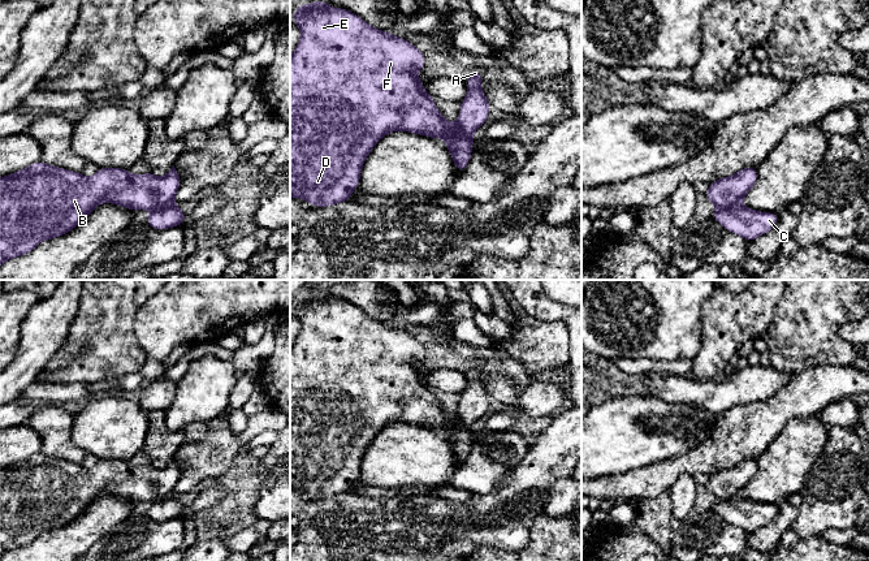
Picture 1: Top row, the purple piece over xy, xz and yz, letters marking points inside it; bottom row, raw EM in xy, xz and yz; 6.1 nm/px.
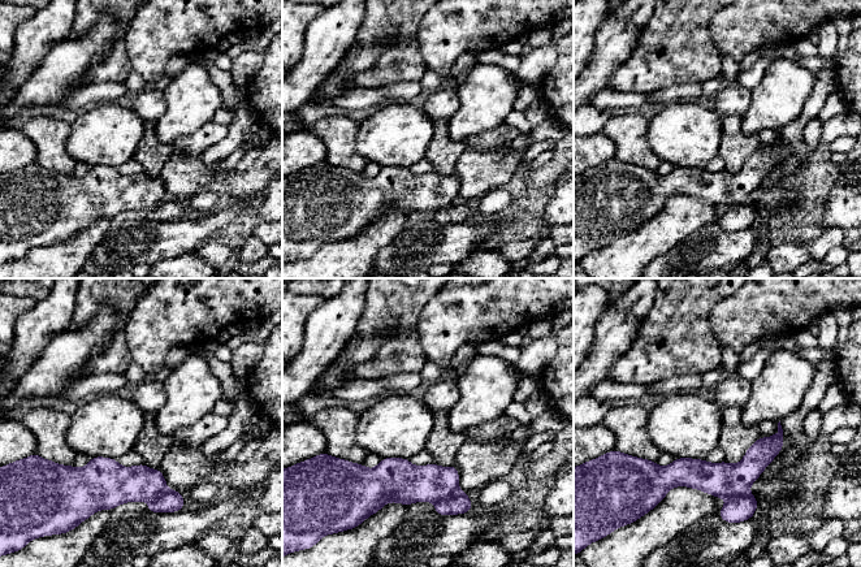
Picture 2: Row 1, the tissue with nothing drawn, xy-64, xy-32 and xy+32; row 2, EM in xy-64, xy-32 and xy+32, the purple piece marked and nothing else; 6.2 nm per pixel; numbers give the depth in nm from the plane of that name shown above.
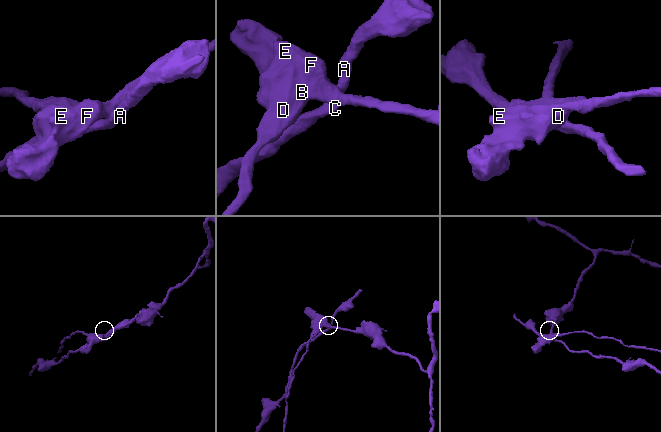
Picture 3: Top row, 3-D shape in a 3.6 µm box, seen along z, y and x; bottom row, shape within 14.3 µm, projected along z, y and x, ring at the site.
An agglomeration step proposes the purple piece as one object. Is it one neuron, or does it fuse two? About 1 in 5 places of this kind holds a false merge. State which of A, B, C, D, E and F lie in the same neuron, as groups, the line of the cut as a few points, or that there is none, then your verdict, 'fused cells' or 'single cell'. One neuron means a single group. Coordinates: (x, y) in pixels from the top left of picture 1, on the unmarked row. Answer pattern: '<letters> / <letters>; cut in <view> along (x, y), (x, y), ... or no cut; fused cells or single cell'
A C / B D E F; cut in yz along (740, 495), (717, 501); fused cells

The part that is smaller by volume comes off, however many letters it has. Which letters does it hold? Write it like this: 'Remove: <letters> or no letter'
Remove: A, C

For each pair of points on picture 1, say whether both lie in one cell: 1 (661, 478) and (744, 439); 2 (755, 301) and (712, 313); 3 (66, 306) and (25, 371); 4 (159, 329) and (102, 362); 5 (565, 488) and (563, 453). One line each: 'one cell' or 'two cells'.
1: one cell
2: one cell
3: one cell
4: two cells
5: two cells

